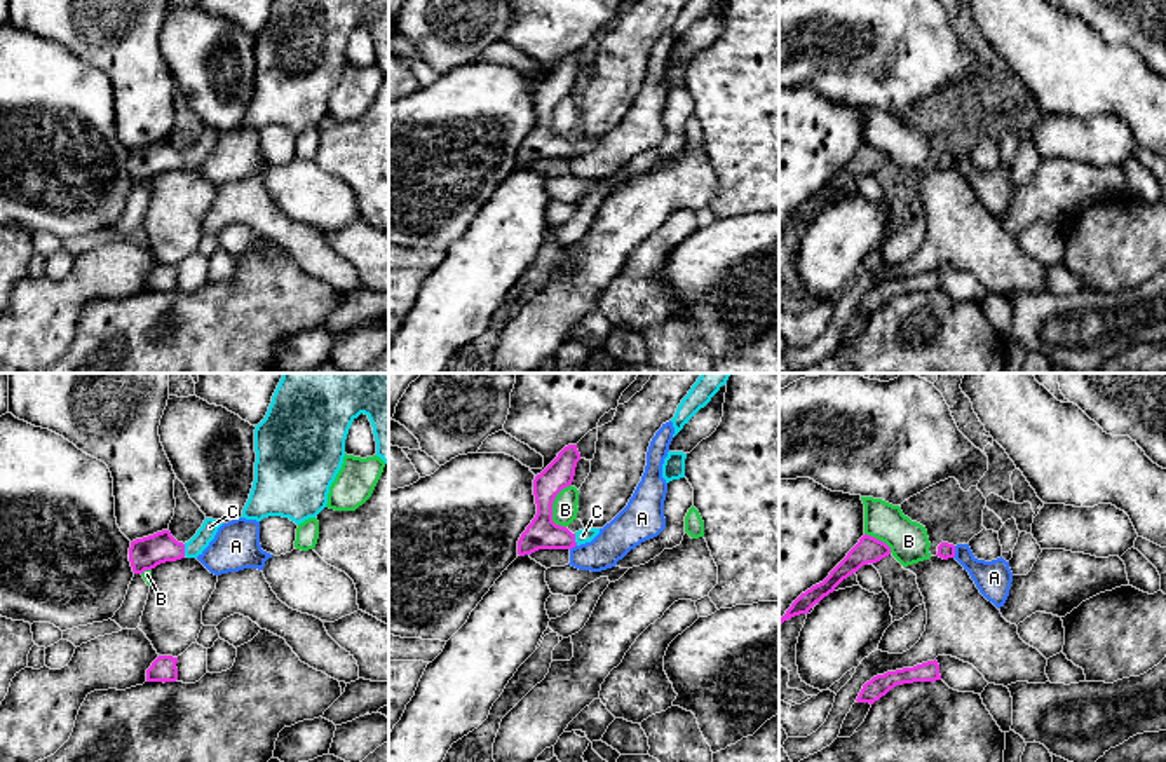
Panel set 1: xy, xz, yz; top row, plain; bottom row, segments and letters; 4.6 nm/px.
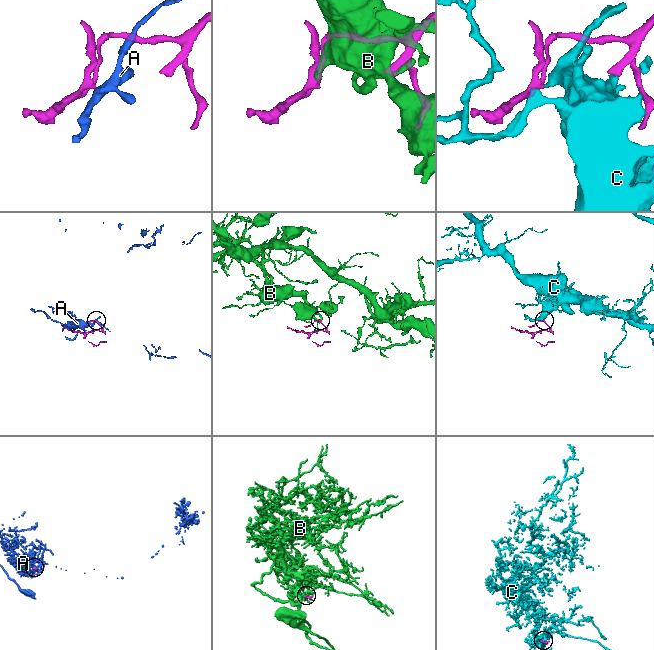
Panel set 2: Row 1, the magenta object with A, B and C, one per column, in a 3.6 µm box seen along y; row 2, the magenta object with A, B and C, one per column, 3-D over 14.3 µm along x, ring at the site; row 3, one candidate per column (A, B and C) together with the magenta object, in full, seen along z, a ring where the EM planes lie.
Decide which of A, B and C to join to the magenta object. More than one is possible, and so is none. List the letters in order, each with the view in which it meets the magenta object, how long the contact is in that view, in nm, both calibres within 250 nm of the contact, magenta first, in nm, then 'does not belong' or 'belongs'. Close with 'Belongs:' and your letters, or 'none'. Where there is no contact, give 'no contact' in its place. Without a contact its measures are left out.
A: yz | 60 nm | 70/160 nm | does not belong
B: xz | 220 nm | 150/120 nm | does not belong
C: xy | 60 nm | 150/80 nm | belongs
Belongs: C

